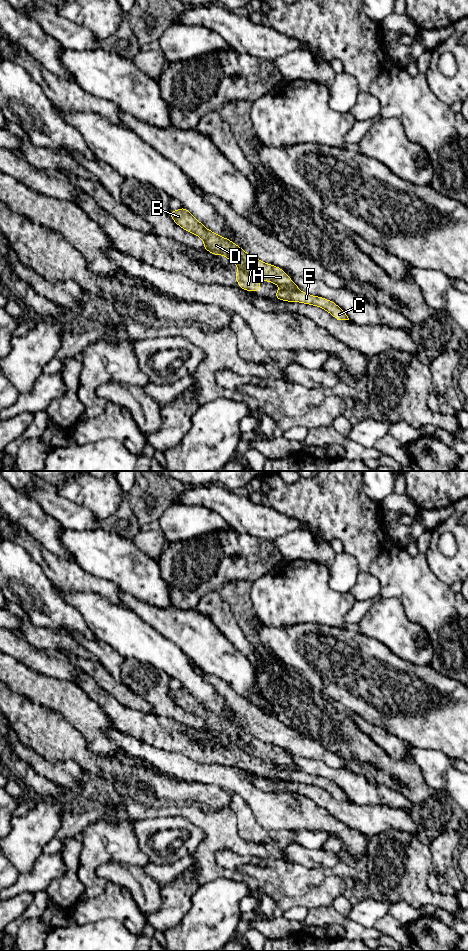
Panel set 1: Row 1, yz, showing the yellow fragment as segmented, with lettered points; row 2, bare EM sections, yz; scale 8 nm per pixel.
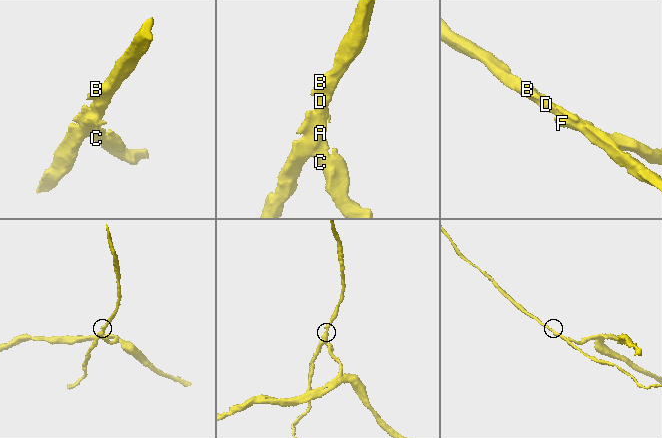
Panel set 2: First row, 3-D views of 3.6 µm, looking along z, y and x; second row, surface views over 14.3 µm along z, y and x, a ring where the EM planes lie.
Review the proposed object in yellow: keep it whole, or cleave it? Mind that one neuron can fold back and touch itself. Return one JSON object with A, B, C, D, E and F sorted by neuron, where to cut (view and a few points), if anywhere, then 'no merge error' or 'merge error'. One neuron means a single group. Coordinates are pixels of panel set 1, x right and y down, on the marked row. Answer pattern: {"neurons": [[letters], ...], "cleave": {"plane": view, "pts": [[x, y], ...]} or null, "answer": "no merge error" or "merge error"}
{"neurons": [["A", "B", "D"], ["C", "E", "F"]], "cleave": {"plane": "yz", "pts": [[242, 270], [255, 276]]}, "answer": "merge error"}

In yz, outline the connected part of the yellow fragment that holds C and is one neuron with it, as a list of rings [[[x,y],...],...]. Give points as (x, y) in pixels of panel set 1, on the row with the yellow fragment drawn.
[[[280,287],[274,297],[286,302],[300,302],[312,306],[319,306],[329,312],[337,320],[349,320],[346,313],[337,304],[320,296],[312,296],[289,287]]]

